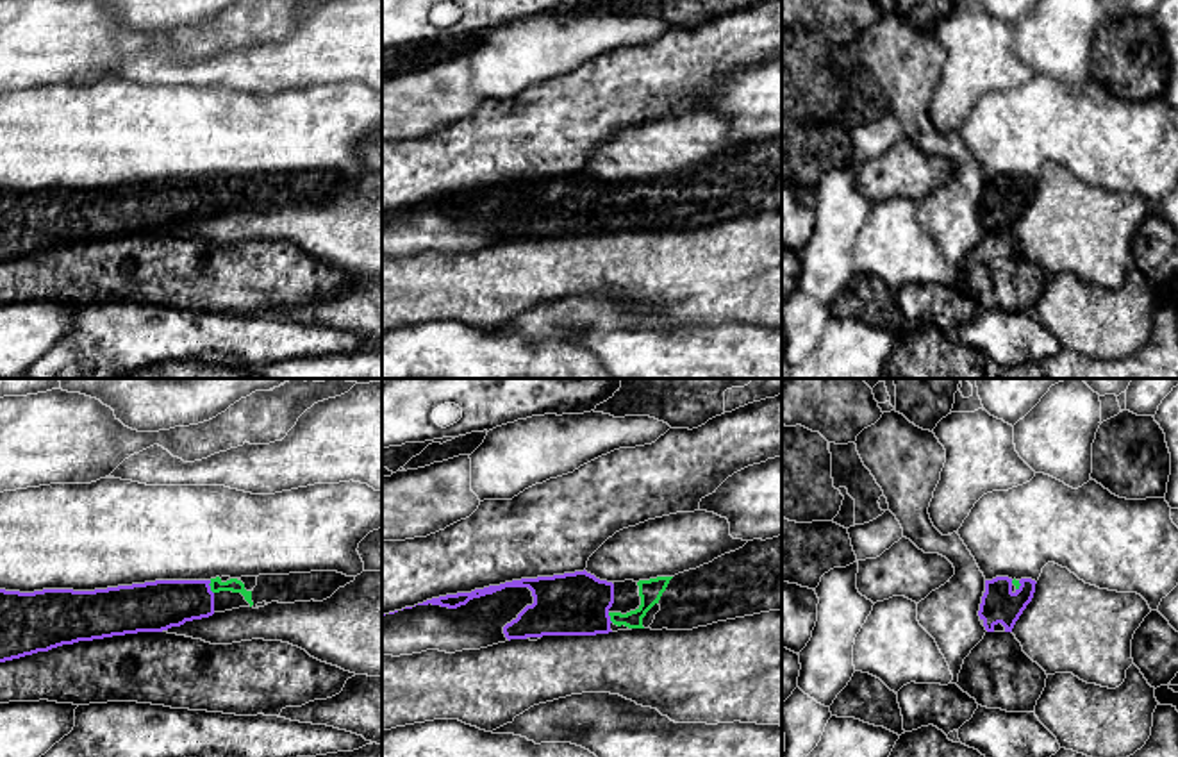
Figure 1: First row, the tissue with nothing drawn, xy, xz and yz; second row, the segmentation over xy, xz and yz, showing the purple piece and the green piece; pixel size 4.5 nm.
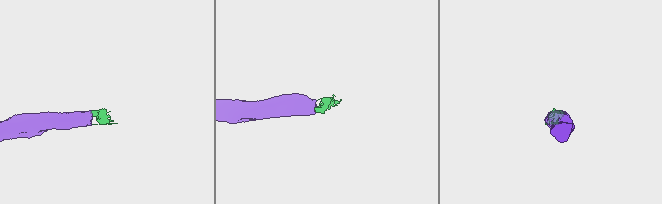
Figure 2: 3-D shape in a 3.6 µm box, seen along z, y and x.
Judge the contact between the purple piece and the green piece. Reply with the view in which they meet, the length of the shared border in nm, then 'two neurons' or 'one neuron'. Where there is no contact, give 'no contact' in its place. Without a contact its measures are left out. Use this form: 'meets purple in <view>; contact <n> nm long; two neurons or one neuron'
meets purple in xy; contact 70 nm long; one neuron

